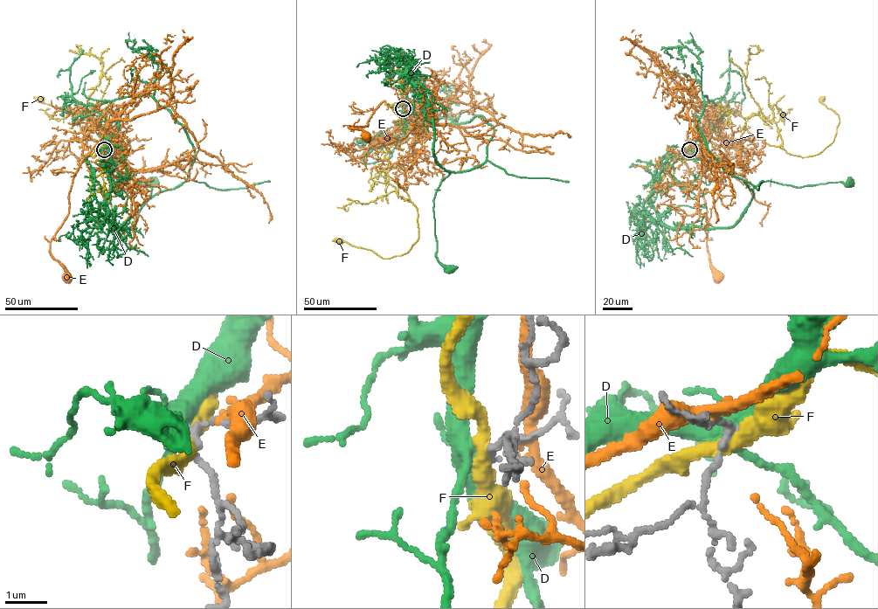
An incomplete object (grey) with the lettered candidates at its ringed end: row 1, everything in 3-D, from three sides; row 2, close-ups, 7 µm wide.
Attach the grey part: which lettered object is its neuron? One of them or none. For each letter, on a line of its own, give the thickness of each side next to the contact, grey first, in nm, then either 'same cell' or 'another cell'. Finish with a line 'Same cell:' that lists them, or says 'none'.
D: calibres 130 and 440 nm; another cell
E: calibres 120 and 200 nm; another cell
F: calibres 140 and 360 nm; another cell
Same cell: none

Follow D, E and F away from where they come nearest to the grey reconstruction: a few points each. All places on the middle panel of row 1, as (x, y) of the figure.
D: (403, 108), (409, 72), (404, 70), (428, 105), (436, 159), (450, 172), (433, 208), (437, 259), (450, 268)
E: (404, 107), (415, 115), (415, 124), (406, 126), (383, 101), (367, 125), (349, 126), (365, 135)
F: (403, 107), (401, 128), (408, 135), (378, 164), (416, 207), (418, 239), (406, 253), (383, 259), (338, 241)

